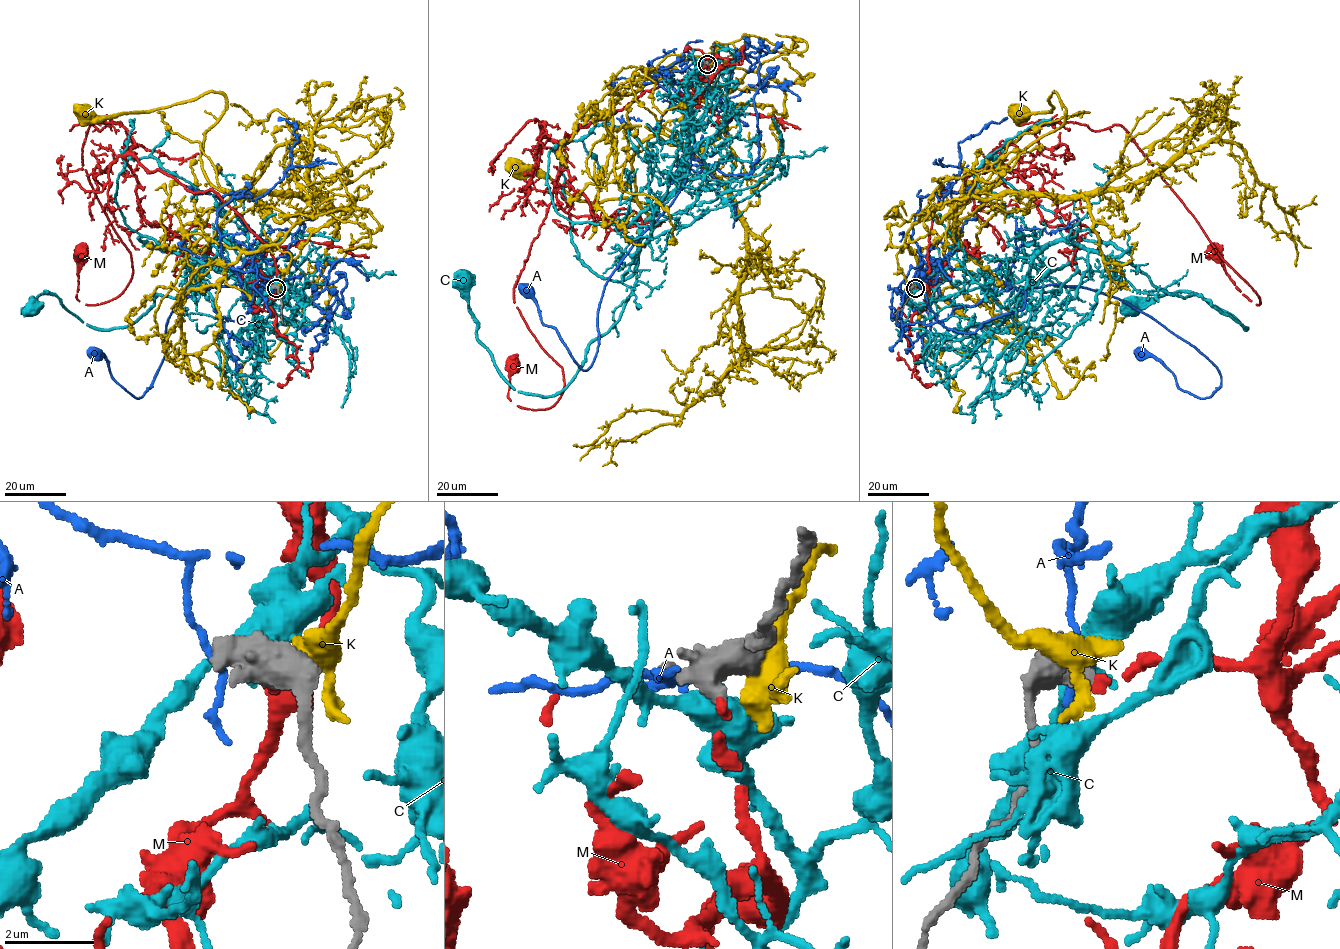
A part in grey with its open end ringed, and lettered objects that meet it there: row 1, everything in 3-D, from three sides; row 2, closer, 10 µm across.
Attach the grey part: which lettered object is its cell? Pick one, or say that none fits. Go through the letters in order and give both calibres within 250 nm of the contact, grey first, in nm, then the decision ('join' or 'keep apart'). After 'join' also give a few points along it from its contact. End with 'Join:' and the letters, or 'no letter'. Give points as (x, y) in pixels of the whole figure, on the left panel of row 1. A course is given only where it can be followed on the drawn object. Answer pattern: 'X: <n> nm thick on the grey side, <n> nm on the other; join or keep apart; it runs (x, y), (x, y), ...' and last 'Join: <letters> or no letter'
A: 400 nm thick on the grey side, 140 nm on the other; keep apart
C: 800 nm thick on the grey side, 440 nm on the other; keep apart
K: 500 nm thick on the grey side, 440 nm on the other; keep apart
M: 440 nm thick on the grey side, 180 nm on the other; join; it runs (276, 287), (270, 248), (117, 122), (82, 165), (128, 285), (78, 300), (79, 253)
Join: M

